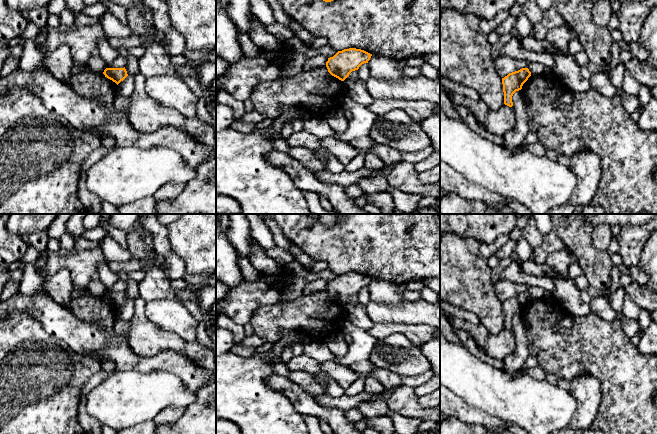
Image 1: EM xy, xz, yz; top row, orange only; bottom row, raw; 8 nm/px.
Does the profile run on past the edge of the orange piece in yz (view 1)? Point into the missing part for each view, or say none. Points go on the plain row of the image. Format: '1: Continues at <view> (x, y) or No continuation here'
1: No continuation here

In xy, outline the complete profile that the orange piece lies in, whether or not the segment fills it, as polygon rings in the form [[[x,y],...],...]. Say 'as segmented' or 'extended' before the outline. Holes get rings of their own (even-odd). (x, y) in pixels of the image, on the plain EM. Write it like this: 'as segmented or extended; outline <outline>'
as segmented; outline [[[125,291],[124,292],[106,292],[103,298],[108,303],[115,306],[117,309],[128,300]]]

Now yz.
as segmented; outline [[[522,292],[518,295],[509,297],[502,302],[503,316],[504,316],[504,328],[512,331],[512,320],[516,315],[522,313],[523,308],[531,300],[531,296],[528,292]]]

